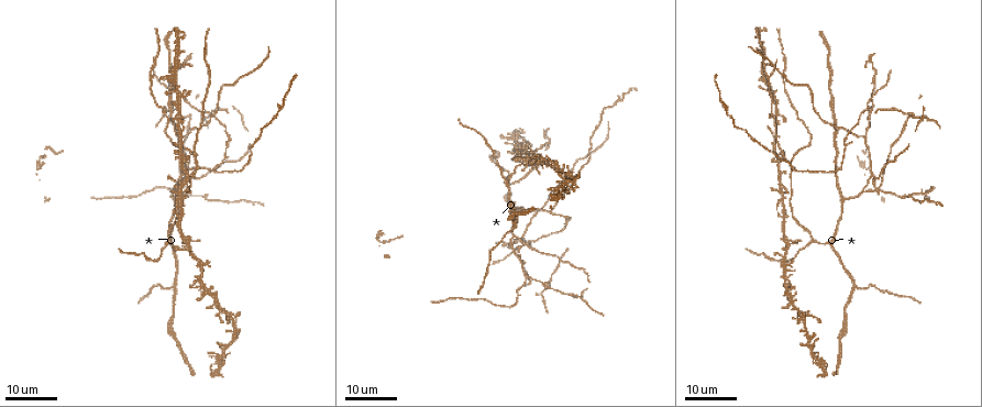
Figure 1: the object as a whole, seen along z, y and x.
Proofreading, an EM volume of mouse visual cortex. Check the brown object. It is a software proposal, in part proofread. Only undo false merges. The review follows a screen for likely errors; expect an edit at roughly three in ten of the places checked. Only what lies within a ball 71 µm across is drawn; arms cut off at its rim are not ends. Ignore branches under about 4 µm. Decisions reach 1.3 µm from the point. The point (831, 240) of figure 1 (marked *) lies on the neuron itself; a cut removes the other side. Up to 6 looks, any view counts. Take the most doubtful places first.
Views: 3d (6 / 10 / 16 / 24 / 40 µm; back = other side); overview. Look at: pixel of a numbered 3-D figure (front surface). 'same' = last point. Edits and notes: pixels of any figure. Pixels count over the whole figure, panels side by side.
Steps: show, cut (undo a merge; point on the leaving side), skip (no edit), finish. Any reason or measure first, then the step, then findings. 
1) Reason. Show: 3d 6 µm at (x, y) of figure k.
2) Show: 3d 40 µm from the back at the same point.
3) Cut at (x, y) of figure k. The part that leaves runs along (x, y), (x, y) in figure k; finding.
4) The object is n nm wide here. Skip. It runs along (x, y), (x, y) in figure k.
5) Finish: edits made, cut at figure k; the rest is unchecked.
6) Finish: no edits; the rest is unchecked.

Small branch off a trunk. Show: 3d 16 µm at (197, 164) of figure 1.

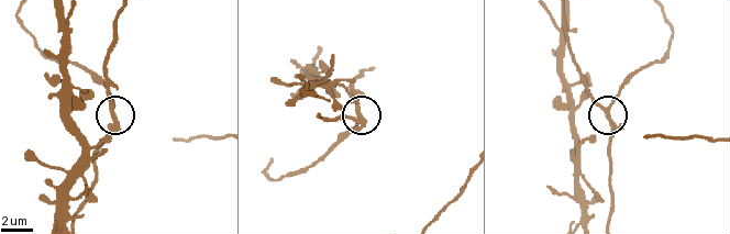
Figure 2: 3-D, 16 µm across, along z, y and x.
Show: 3d 6 µm at (111, 112) of figure 2.

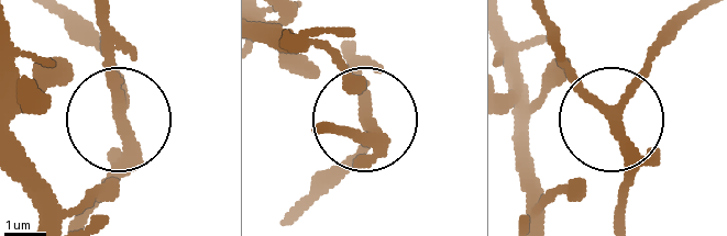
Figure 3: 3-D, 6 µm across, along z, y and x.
The side arm is 31 µm long. Skip. It runs along (78, 224), (120, 141), (110, 29) in figure 3; one neuron here.

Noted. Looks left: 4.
Three arms meet. Show: 3d 24 µm at (790, 192) of figure 1.

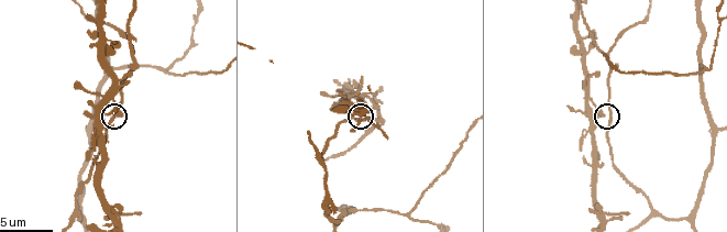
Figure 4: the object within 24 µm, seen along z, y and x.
Show: 3d 10 µm at (610, 115) of figure 4.

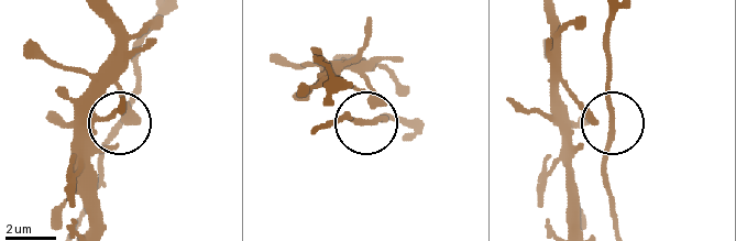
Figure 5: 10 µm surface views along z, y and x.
3 arms meet here. Skip. It runs along (615, 227), (603, 170), (613, 126), (608, 45) in figure 5; all the same neuron.

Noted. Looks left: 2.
Branch point. Show: 3d 6 µm at (321, 163) of figure 4.

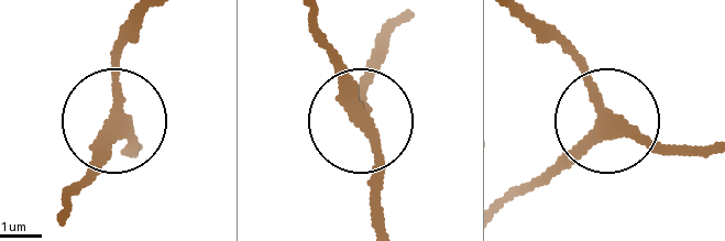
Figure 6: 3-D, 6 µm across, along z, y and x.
From behind. Show: 3d 6 µm from the back at (599, 124) of figure 6.

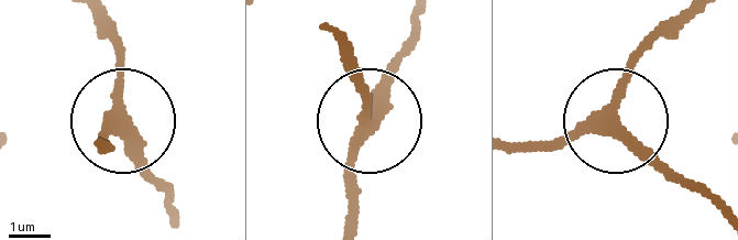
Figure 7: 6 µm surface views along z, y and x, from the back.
The object is 310 nm wide here. Skip. It runs along (511, 142), (553, 145), (627, 128), (686, 184) in figure 7; continuous, no second neuron.

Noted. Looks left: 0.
Finish: no edits; the rest is unchecked.

